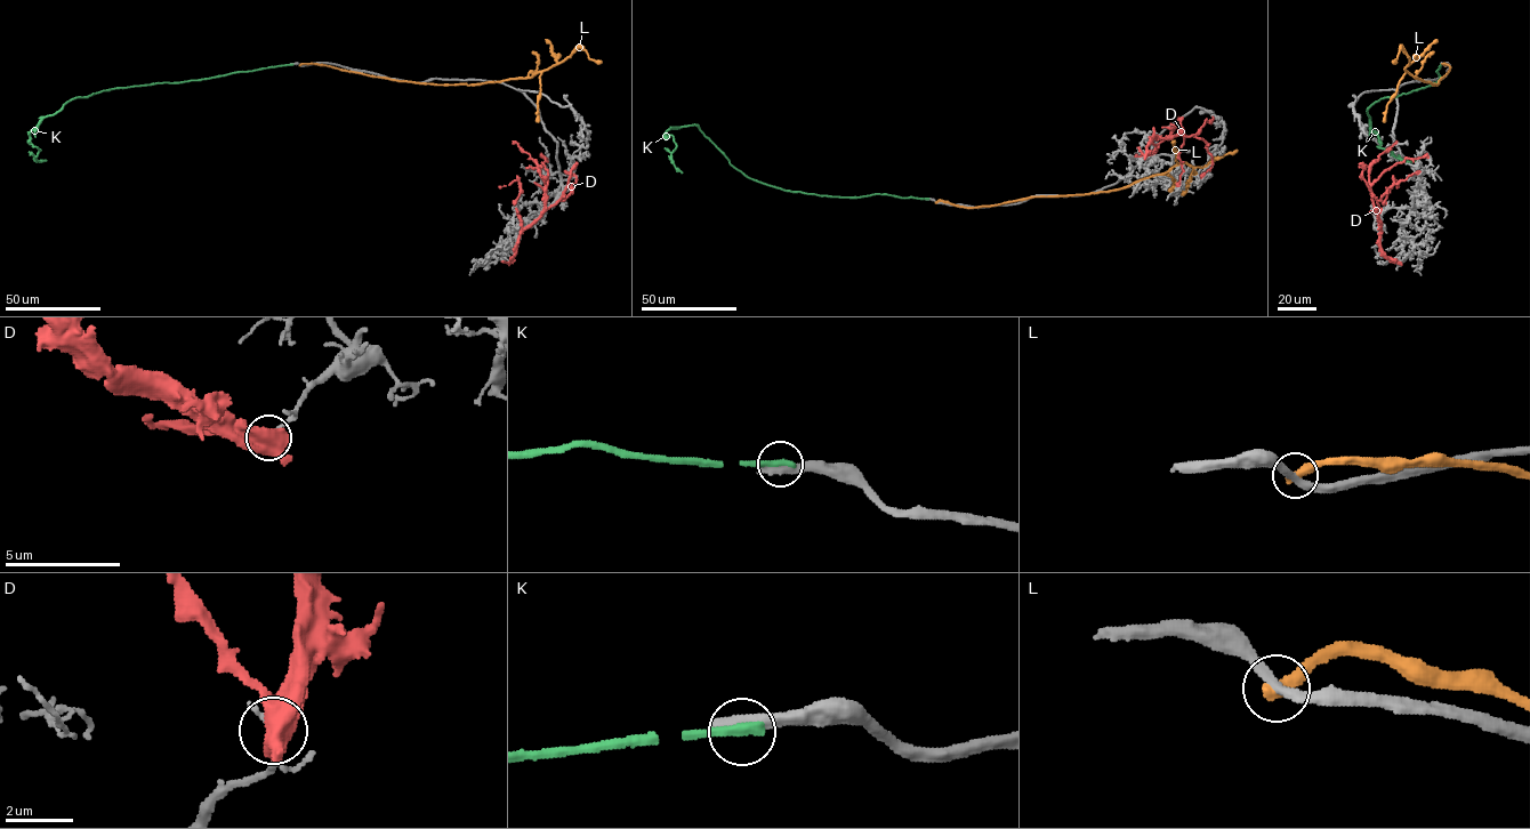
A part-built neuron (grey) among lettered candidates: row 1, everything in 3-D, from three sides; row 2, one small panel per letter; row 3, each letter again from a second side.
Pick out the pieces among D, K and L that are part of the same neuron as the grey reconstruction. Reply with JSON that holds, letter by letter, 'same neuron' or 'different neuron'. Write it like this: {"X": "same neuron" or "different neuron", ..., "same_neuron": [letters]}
{"D": "different neuron", "K": "different neuron", "L": "different neuron", "same_neuron": []}

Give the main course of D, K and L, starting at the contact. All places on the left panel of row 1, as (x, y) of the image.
D: (508, 263), (518, 235), (539, 217), (545, 202), (548, 171), (542, 165), (546, 159), (540, 155)
K: (291, 64), (73, 98), (30, 131), (31, 143), (40, 150), (35, 159), (47, 160)
L: (299, 64), (331, 66), (397, 81), (474, 85), (532, 77), (558, 64), (578, 47), (589, 58), (601, 63)

